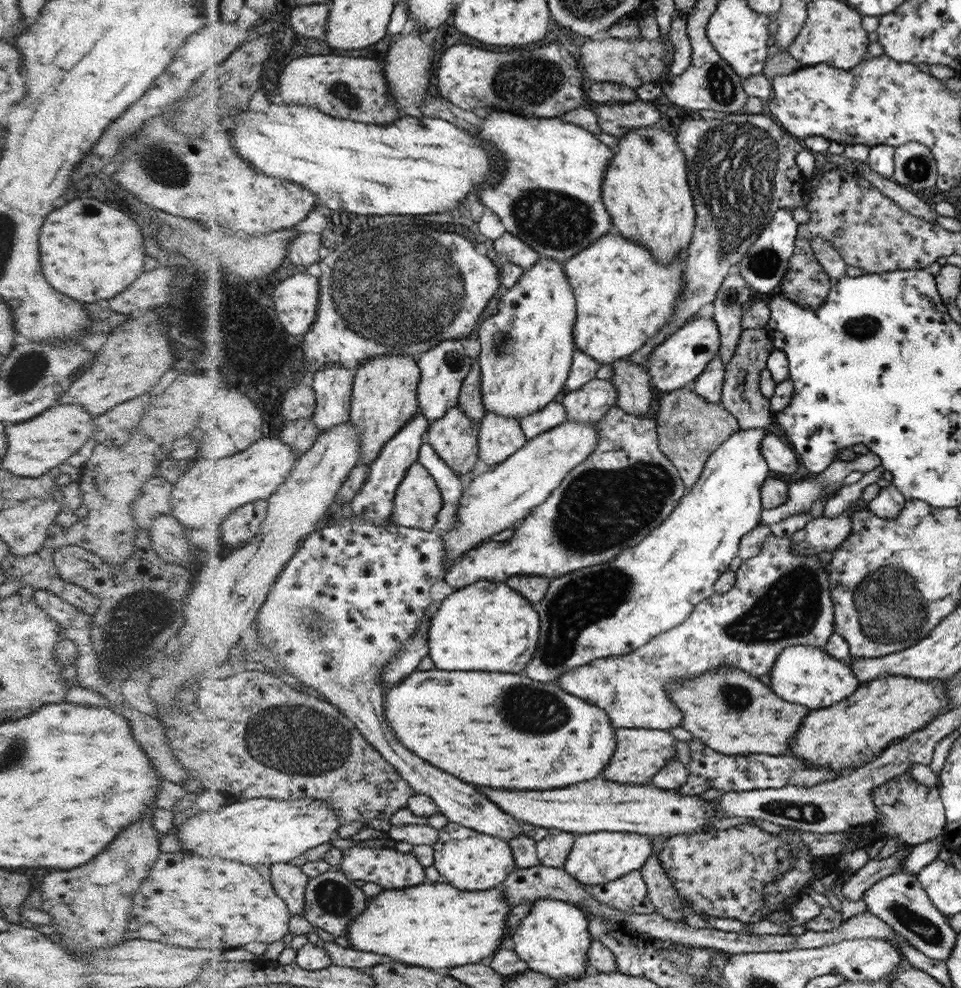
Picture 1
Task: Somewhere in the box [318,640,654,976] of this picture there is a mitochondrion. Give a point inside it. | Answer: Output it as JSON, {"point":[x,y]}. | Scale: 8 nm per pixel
{"point":[526,709]}

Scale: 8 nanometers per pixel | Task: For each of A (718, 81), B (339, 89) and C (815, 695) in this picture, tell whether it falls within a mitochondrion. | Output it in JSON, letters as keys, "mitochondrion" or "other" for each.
{"A":"mitochondrion","B":"mitochondrion","C":"other"}

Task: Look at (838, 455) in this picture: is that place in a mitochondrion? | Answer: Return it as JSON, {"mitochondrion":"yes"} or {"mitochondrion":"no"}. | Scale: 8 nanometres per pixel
{"mitochondrion":"no"}

